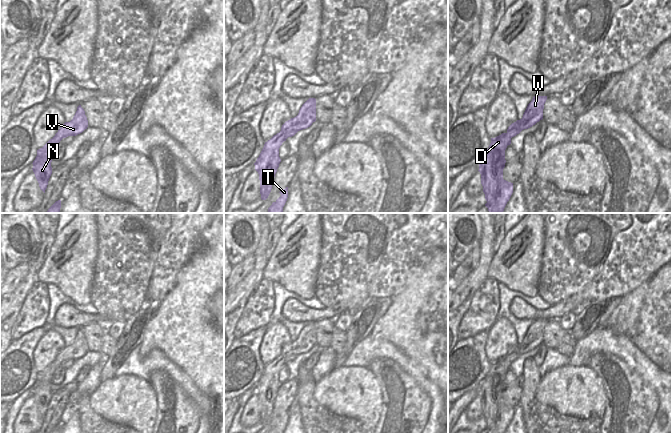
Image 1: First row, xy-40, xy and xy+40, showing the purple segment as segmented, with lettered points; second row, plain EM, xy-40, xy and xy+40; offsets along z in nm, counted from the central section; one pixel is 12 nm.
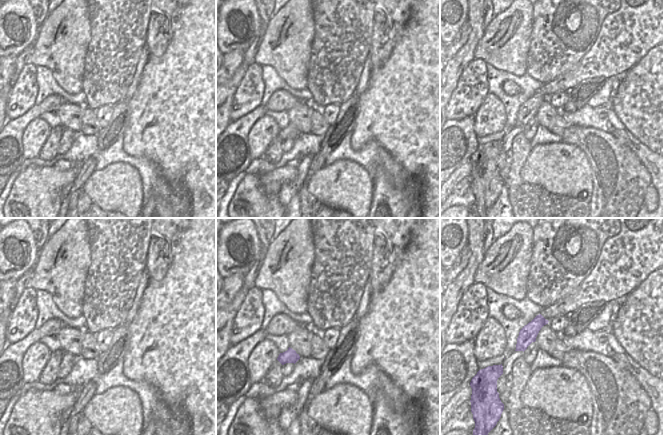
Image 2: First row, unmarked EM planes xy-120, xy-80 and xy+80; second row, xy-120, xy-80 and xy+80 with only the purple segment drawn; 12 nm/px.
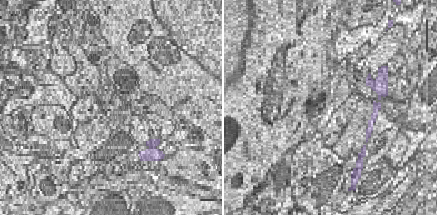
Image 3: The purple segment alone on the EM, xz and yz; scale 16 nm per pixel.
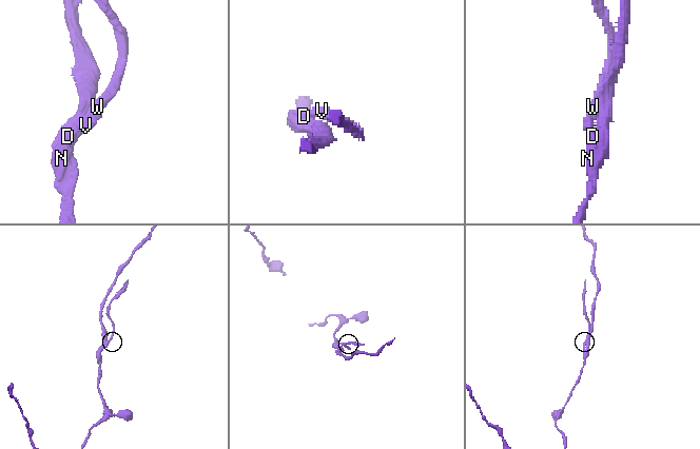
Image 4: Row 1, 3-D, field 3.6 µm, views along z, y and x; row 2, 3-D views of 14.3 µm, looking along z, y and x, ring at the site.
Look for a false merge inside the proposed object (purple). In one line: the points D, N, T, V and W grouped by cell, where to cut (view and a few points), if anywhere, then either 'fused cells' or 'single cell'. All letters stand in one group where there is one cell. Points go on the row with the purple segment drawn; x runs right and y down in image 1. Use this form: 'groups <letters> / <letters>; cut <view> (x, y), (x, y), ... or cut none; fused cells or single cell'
groups D N T / V W; cut xy (280, 131), (281, 136), (286, 138); fused cells

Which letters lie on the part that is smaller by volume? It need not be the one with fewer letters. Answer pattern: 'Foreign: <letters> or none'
Foreign: V, W.

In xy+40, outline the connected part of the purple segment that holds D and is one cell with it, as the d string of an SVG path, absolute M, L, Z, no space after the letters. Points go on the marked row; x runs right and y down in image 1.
M506 133L491 138L489 148L480 157L479 172L481 174L481 184L487 203L485 206L488 208L489 213L503 213L504 208L513 193L513 183L503 179L503 169L505 167L505 150L511 144L511 138L505 137Z

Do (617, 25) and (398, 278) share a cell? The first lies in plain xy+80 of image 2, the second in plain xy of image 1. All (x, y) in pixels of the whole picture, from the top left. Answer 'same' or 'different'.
same

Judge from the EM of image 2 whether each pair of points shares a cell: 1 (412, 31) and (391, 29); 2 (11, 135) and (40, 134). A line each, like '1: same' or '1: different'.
1: different
2: different

